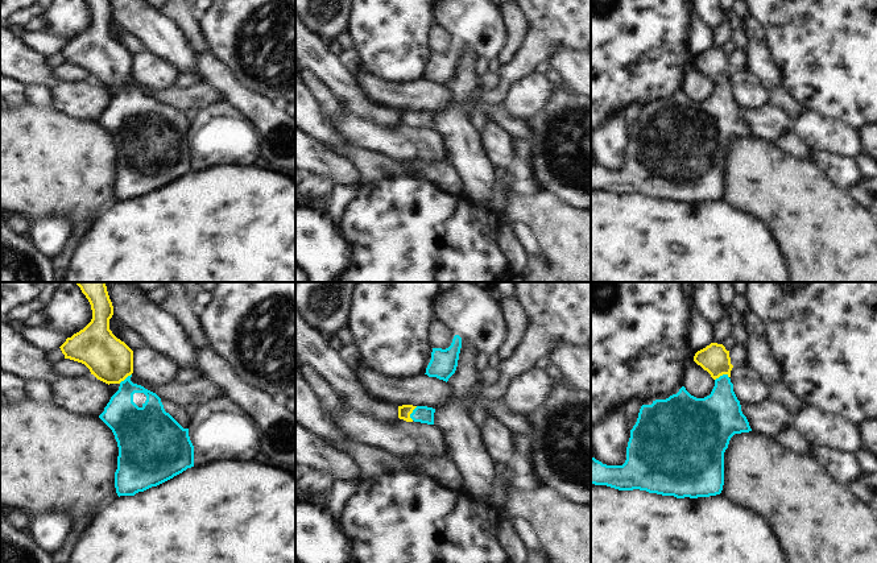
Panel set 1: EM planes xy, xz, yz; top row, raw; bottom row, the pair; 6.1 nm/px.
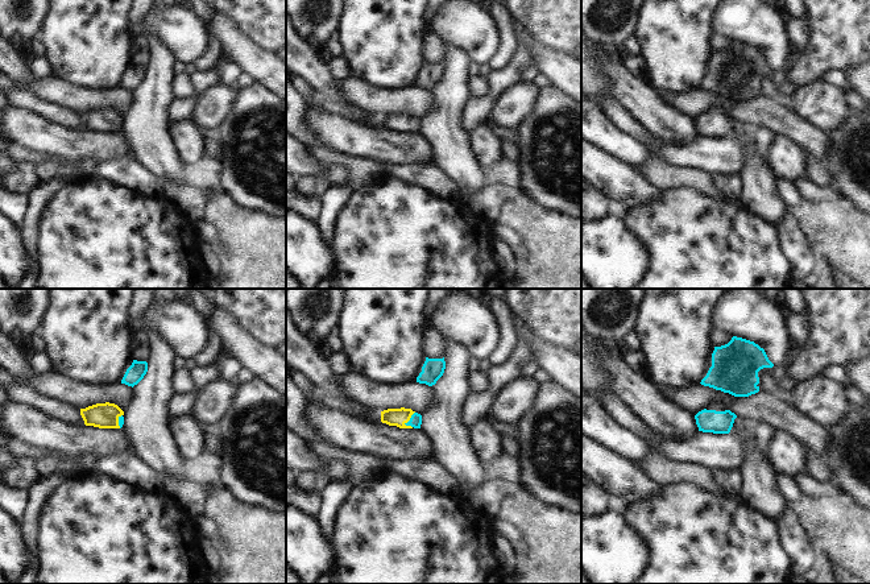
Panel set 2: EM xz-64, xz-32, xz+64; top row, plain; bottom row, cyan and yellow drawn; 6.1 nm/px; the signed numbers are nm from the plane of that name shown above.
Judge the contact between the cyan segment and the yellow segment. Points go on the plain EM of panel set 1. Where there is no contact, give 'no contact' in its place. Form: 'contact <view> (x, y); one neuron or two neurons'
contact yz (723, 79); one neuron

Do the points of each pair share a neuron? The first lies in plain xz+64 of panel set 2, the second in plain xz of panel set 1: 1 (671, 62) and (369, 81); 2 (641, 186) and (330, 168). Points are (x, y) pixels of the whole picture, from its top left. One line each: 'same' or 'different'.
1: different
2: same

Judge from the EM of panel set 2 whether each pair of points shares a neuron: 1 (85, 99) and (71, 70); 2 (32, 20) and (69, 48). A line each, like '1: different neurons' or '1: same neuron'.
1: different neurons
2: different neurons

